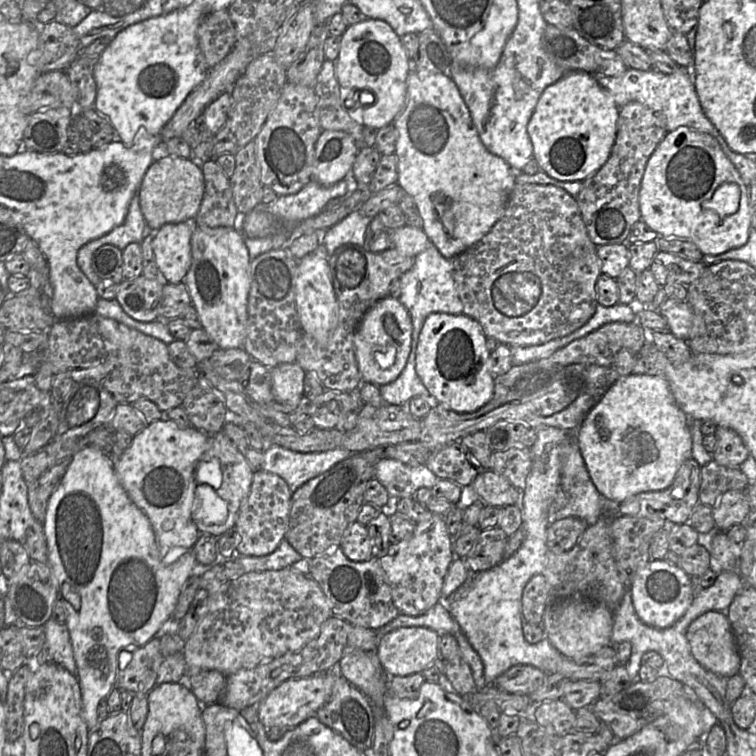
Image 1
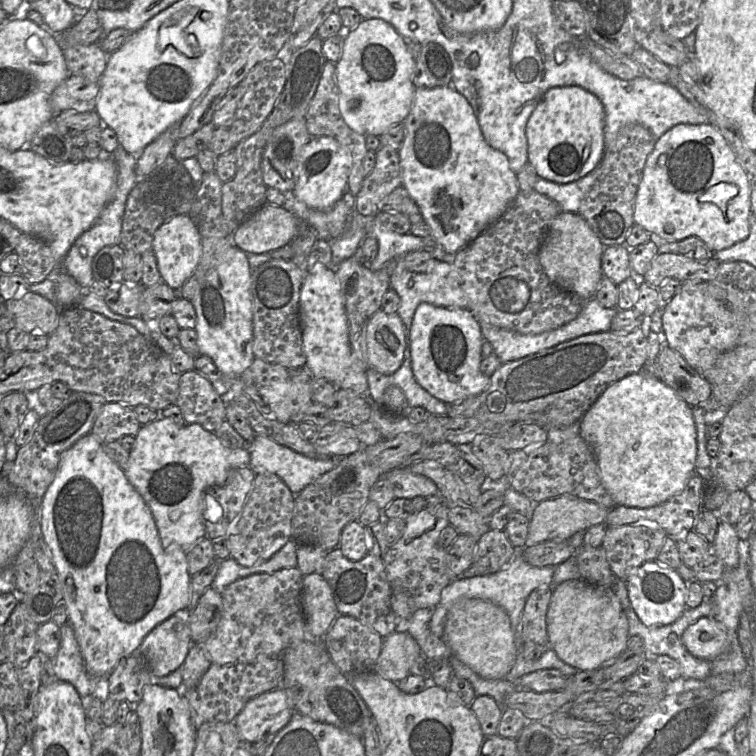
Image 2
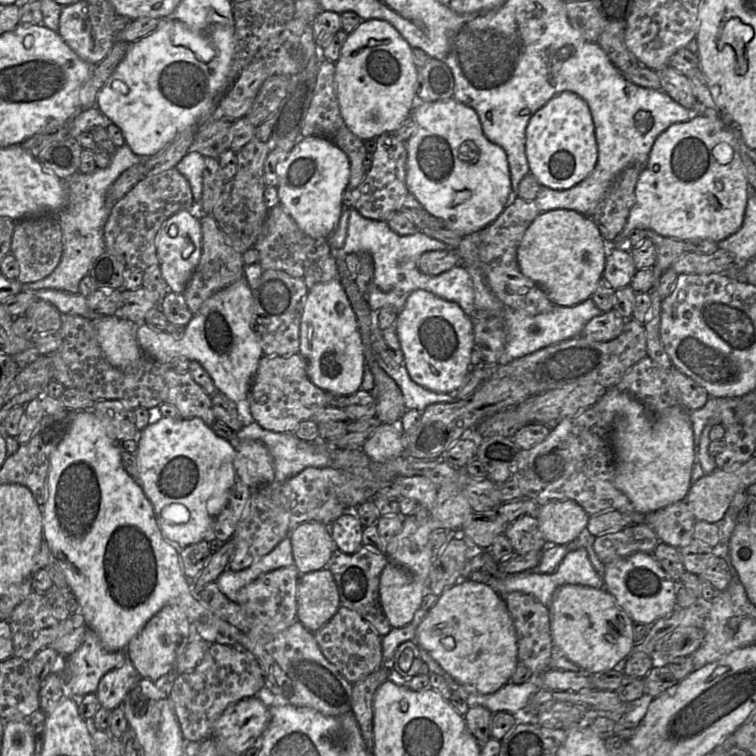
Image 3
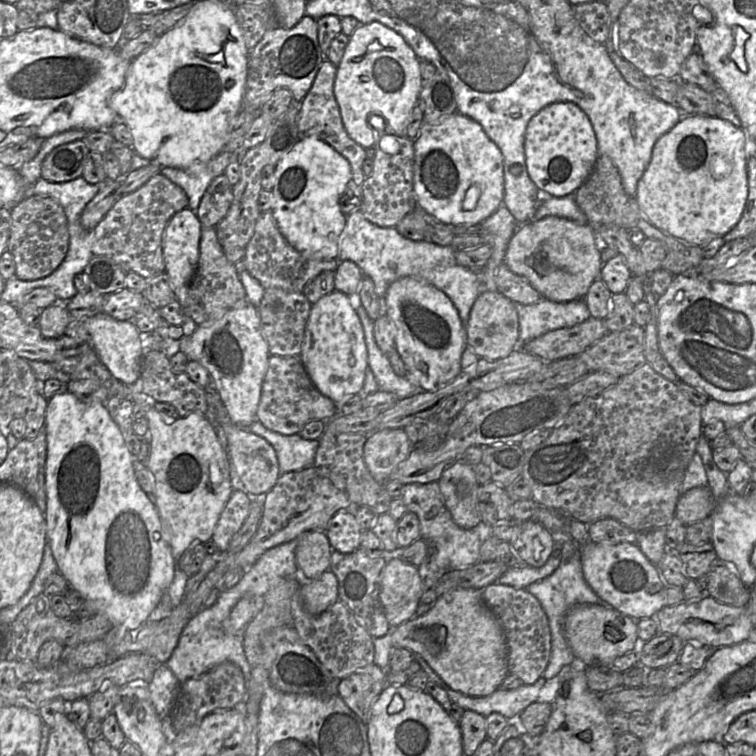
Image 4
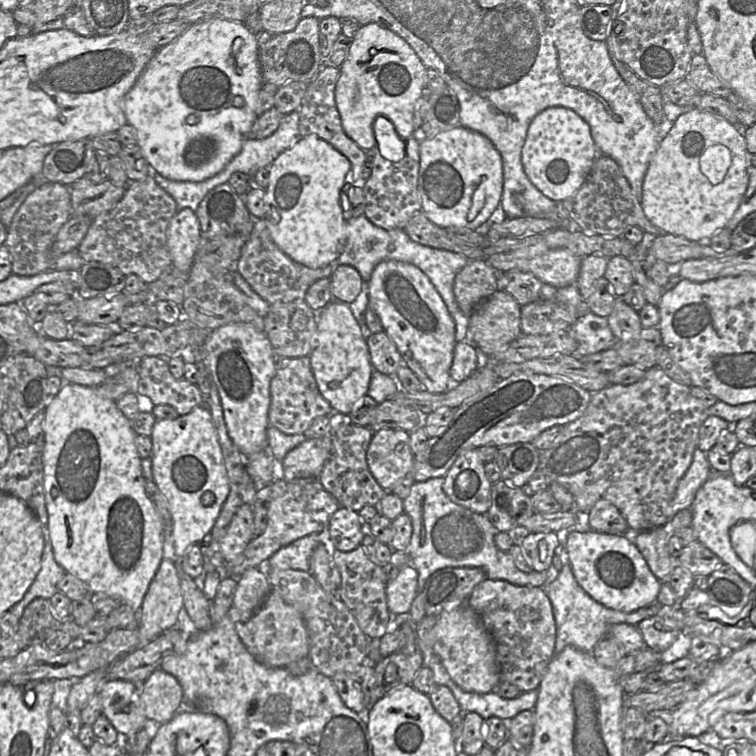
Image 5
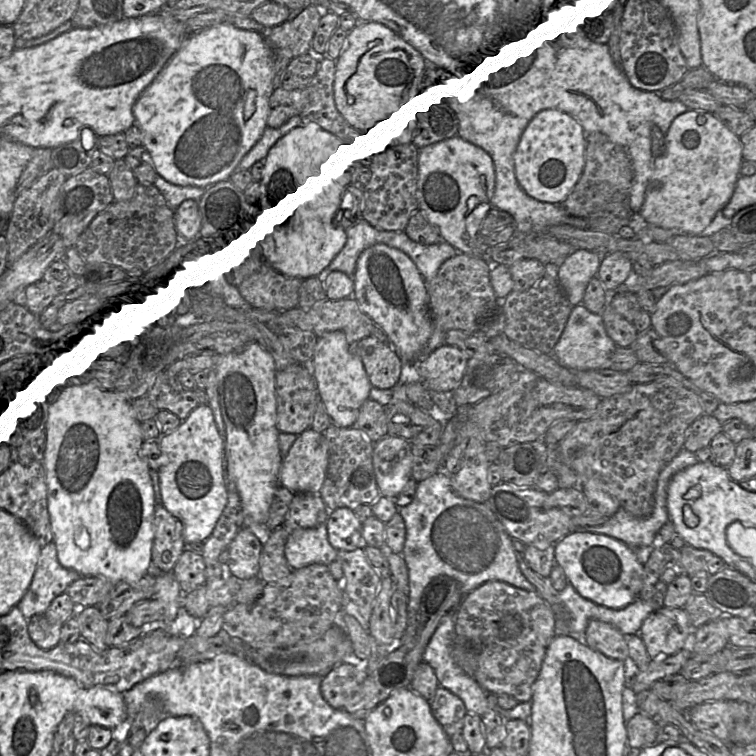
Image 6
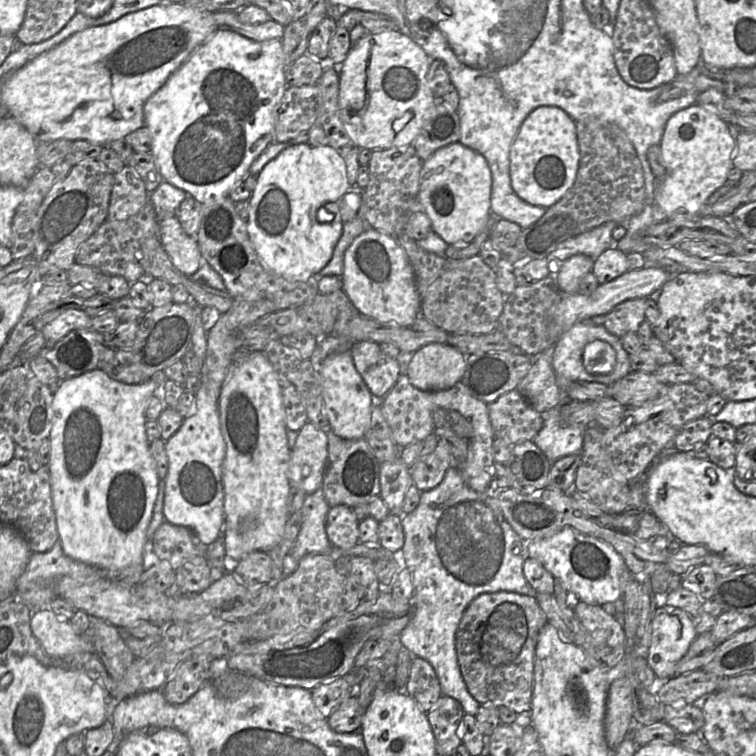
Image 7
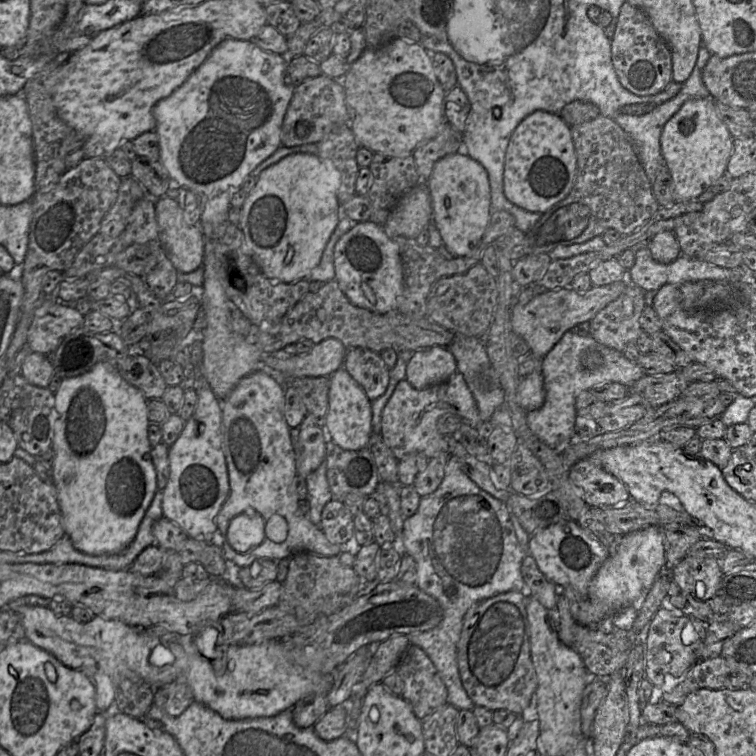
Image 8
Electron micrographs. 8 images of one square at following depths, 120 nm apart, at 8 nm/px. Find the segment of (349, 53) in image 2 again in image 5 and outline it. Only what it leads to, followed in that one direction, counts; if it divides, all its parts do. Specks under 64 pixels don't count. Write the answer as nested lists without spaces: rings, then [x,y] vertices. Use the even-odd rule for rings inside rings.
[[[375,23],[360,25],[339,67],[335,87],[335,103],[344,133],[361,149],[372,149],[376,145],[373,123],[378,116],[383,116],[393,124],[397,135],[402,139],[415,137],[414,107],[425,87],[426,69],[409,44],[393,31]]]

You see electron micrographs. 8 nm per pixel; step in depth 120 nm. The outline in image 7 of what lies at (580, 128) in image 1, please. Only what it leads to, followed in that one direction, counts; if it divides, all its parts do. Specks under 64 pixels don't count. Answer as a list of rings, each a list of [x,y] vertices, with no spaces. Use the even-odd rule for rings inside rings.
[[[539,106],[522,122],[510,148],[510,179],[515,193],[527,203],[549,208],[575,182],[580,153],[576,122],[556,106]]]

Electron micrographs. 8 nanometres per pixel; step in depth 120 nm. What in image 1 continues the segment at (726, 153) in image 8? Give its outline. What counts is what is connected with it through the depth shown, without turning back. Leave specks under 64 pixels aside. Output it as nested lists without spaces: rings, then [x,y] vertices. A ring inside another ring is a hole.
[[[686,126],[668,132],[650,156],[639,192],[641,219],[659,236],[692,241],[703,255],[719,255],[745,245],[751,229],[749,187],[711,135]]]

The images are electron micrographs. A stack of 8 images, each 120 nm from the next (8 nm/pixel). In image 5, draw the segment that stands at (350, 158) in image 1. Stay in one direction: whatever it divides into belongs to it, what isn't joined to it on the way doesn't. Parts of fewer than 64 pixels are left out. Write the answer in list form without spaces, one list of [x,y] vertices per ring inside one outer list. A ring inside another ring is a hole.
[[[315,134],[302,137],[270,165],[269,185],[265,191],[264,219],[275,244],[295,262],[313,269],[321,268],[334,265],[343,252],[346,235],[341,193],[347,186],[350,172],[350,161]]]

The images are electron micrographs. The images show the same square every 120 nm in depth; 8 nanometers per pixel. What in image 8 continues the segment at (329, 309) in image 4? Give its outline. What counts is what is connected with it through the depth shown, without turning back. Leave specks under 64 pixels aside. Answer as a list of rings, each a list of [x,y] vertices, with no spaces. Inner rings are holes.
[[[343,367],[330,376],[325,427],[332,441],[344,450],[361,450],[369,447],[372,435],[372,401]]]

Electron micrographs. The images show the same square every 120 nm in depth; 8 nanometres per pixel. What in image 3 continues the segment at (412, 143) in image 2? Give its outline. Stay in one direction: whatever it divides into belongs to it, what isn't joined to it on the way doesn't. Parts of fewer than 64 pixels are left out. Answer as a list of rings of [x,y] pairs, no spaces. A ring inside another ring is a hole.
[[[454,98],[436,101],[436,102],[418,102],[416,100],[411,115],[416,123],[416,130],[406,141],[407,148],[407,172],[406,184],[409,193],[413,194],[419,203],[433,216],[441,219],[448,229],[464,237],[471,233],[481,231],[493,223],[509,204],[513,197],[509,165],[505,151],[497,144],[492,143],[484,135],[482,126],[477,113],[470,107],[458,102]]]

